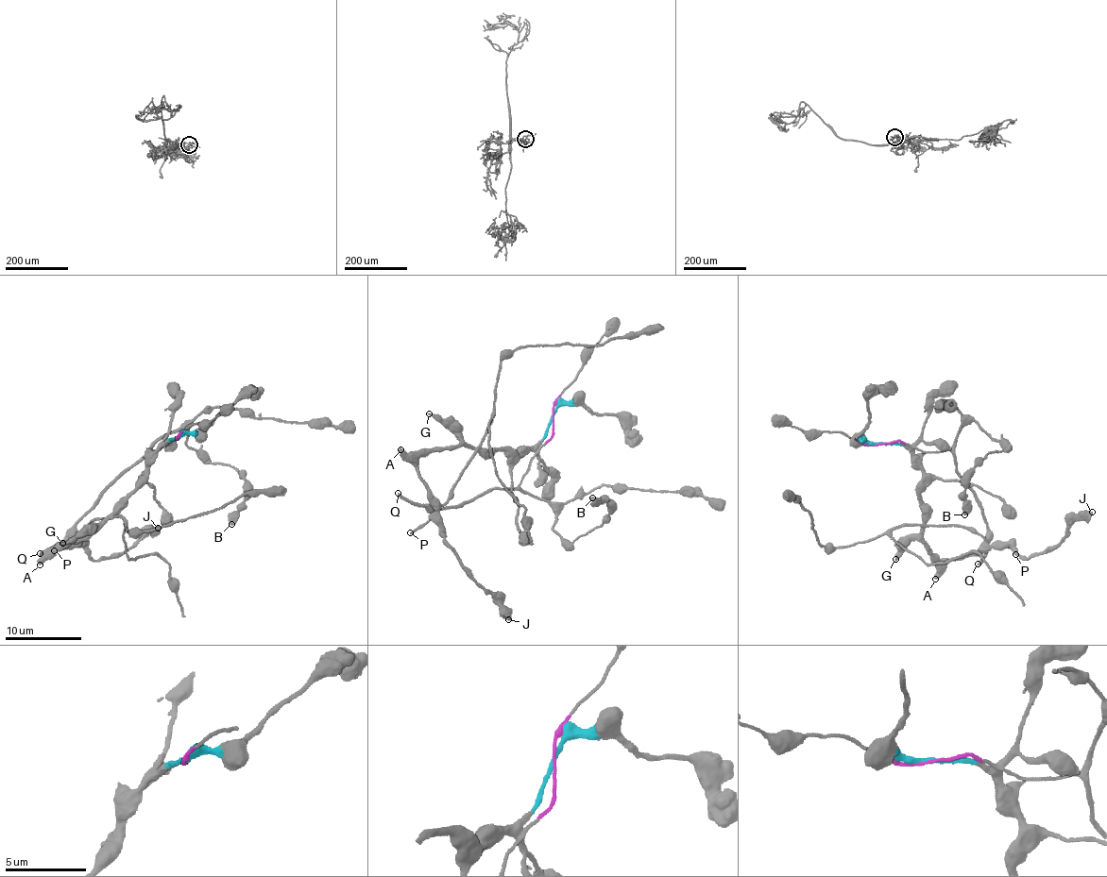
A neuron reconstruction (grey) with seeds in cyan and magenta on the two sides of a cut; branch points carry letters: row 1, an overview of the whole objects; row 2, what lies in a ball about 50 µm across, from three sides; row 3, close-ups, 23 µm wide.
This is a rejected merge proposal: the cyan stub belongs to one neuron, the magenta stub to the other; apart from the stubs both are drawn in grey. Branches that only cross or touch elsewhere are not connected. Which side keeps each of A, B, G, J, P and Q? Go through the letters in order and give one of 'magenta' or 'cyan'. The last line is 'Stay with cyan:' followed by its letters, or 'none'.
A: cyan
B: magenta
G: cyan
J: cyan
P: cyan
Q: magenta
Stay with cyan: A, G, J, P

